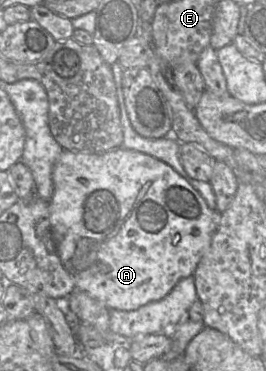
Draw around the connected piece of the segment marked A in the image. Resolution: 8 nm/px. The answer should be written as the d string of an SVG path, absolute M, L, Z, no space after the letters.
M120 147L104 153L83 153L64 150L52 171L53 195L49 200L50 223L57 253L65 269L72 276L76 290L87 293L109 309L132 311L150 302L164 298L177 284L194 271L208 247L218 226L220 213L211 210L202 196L172 167L153 156Z

